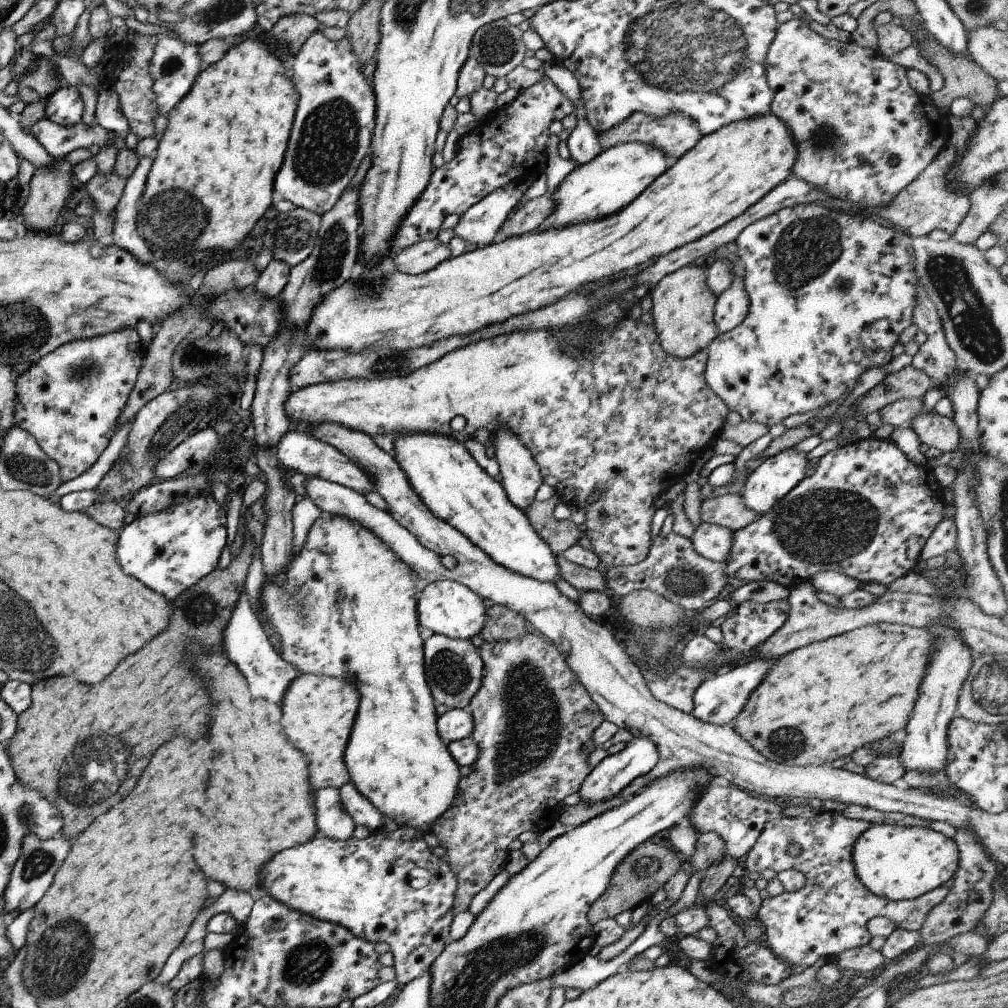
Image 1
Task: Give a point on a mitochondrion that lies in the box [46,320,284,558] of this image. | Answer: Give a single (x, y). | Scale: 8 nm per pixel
(188, 412)

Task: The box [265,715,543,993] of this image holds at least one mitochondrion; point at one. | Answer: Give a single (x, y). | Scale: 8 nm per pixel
(305, 965)

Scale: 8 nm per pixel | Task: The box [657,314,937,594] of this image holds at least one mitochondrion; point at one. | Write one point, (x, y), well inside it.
(824, 525)

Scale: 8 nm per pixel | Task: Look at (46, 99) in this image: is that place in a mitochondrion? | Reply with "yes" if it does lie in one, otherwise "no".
no

